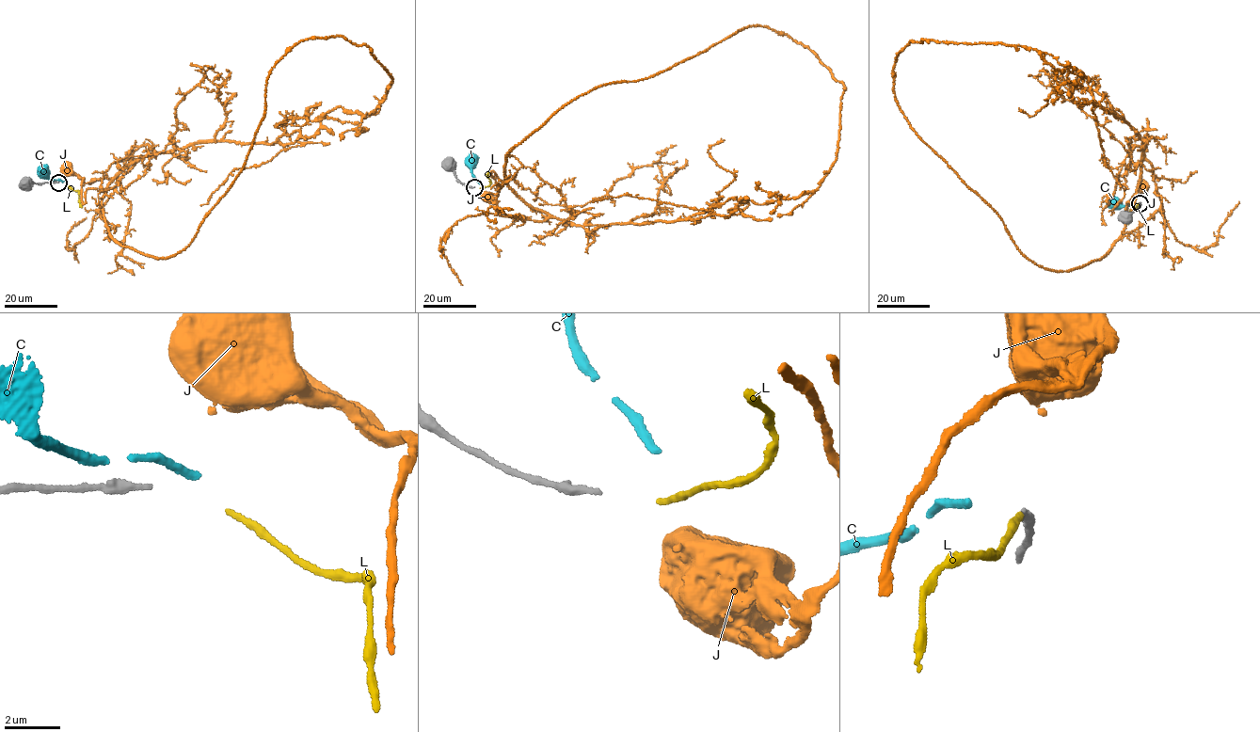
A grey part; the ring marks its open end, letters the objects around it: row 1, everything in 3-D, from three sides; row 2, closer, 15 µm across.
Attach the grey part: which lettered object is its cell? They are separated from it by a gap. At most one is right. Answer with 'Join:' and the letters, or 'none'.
Join: L

